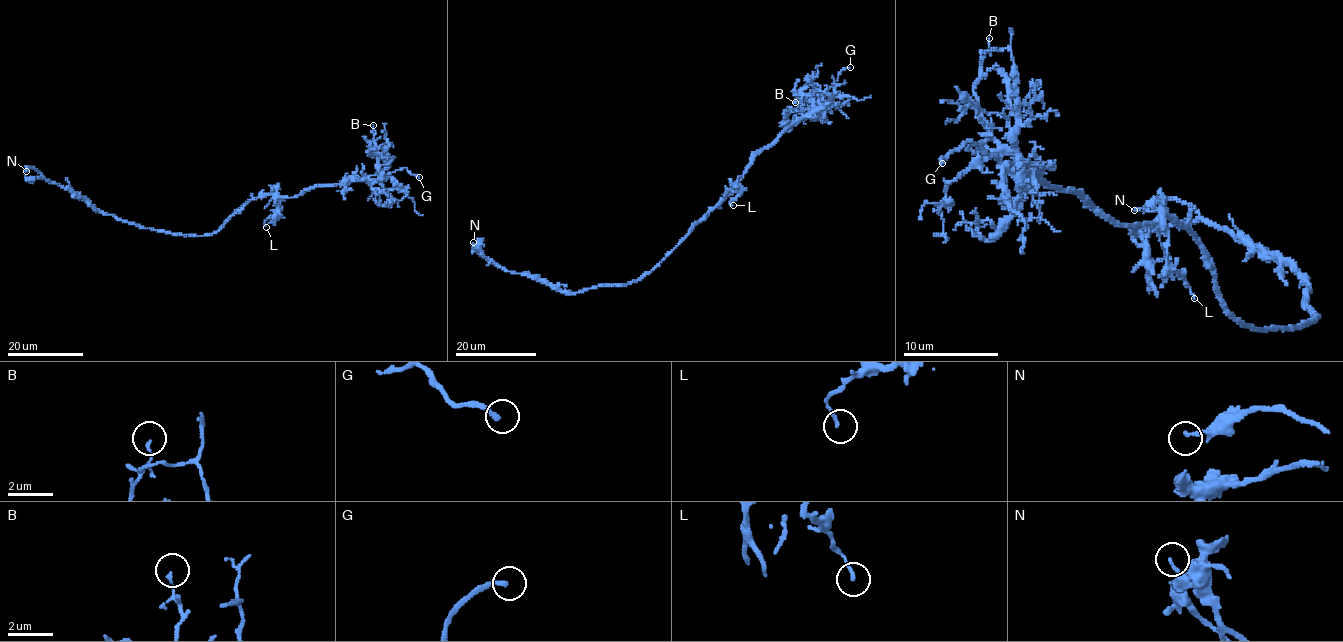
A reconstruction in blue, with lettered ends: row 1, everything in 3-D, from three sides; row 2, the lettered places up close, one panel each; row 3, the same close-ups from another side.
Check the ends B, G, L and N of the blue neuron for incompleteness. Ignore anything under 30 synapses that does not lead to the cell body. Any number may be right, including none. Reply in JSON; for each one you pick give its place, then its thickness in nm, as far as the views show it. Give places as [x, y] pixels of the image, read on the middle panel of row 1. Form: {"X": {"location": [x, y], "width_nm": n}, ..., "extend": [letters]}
{"G": {"location": [850, 67], "width_nm": 200}, "extend": ["G"]}

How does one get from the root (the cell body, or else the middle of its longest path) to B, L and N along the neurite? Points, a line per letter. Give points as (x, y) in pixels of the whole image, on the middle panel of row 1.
B: (692, 227), (727, 194), (756, 155), (769, 148), (814, 108), (811, 100), (801, 93), (795, 102)
L: (692, 227), (726, 196), (741, 191), (729, 204), (733, 205)
N: (692, 227), (639, 278), (575, 293), (502, 269), (484, 258), (473, 242)

